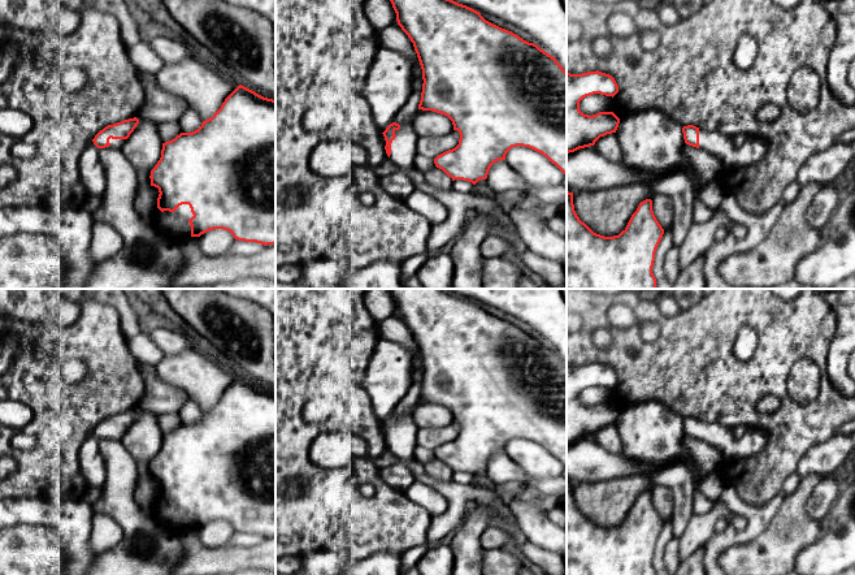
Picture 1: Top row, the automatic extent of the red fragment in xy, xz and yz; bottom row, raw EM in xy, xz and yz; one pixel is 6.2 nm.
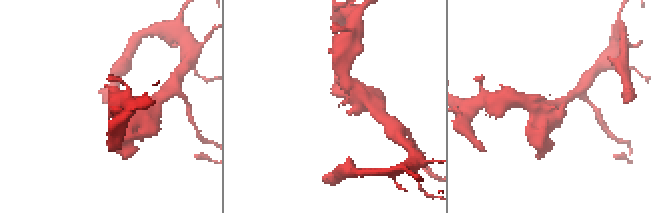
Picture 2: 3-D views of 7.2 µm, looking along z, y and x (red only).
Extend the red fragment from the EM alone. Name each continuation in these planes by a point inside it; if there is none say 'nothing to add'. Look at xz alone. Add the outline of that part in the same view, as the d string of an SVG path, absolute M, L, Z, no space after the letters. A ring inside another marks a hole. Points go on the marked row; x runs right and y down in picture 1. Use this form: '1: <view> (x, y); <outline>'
1: xz (403, 148); M413 118L402 122L400 129L395 130L395 135L396 138L391 143L390 160L398 170L379 178L379 186L391 196L405 199L415 189L409 178L409 172L415 169L413 160L417 155L416 143L418 138L413 127Z

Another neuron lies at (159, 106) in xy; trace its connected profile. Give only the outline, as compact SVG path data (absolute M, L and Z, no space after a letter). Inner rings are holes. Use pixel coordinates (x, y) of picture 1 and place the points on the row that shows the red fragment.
M139 72L139 79L144 91L144 101L138 116L157 125L164 122L179 122L182 114L188 109L186 100L169 91L161 90L152 74Z

